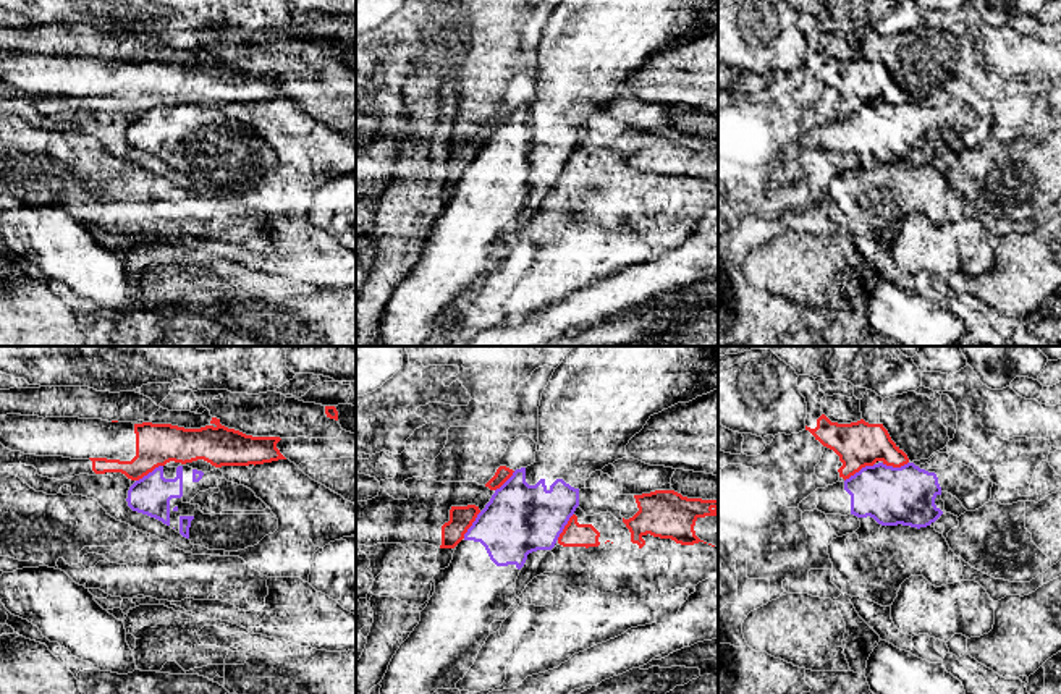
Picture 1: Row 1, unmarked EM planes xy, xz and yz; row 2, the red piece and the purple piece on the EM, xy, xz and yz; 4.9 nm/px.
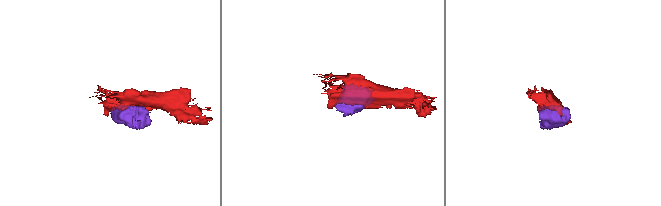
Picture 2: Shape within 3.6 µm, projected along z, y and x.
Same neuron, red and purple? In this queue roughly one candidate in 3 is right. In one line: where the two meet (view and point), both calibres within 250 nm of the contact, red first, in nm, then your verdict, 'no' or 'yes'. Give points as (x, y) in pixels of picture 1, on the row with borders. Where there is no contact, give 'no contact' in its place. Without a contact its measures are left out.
contact yz (859, 469); calibres 220 and 280 nm; no

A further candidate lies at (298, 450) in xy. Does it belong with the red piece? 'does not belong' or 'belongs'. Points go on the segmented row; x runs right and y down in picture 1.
does not belong

